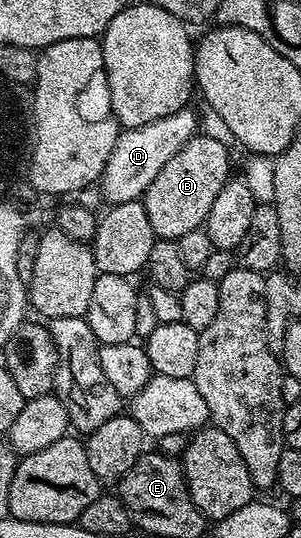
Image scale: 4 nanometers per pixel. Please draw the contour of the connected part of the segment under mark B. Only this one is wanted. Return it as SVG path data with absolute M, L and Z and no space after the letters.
M198 133L178 150L160 173L156 173L141 203L157 238L177 241L184 233L192 233L192 229L203 226L216 193L231 178L229 151L227 144Z

